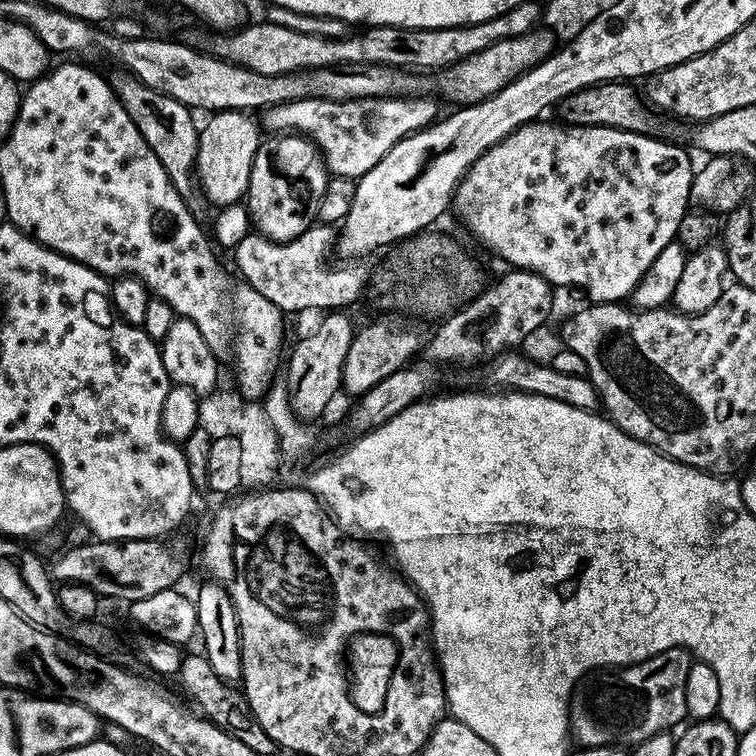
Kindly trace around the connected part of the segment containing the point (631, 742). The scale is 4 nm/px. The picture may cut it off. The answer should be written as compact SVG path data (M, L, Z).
M671 648L637 664L589 674L568 698L568 731L579 747L635 746L656 732L671 729L686 716L686 674L694 663L687 648Z

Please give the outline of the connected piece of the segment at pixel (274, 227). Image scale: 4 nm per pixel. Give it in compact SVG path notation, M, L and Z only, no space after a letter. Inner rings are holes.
M281 132L261 139L254 154L246 193L255 231L273 242L297 240L307 228L317 223L329 175L324 155L312 137L299 132Z

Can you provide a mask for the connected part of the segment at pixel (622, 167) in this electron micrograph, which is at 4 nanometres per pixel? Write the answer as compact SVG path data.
M533 122L530 124L523 124L520 128L516 128L513 132L510 133L506 138L502 138L494 147L490 150L486 150L482 155L478 157L475 162L468 167L468 172L463 178L460 179L460 185L456 187L456 195L452 197L451 207L456 208L458 215L464 219L464 224L493 252L496 256L501 256L502 259L508 263L508 266L511 266L513 269L525 268L528 272L537 272L542 278L546 278L548 283L555 286L557 289L560 288L581 288L589 297L587 298L592 302L620 302L625 298L631 297L632 292L638 286L638 282L646 274L646 270L650 270L650 266L654 262L654 258L658 258L658 254L661 253L662 248L668 243L675 241L677 239L677 232L679 230L679 223L682 220L684 214L689 211L690 201L688 195L692 189L692 178L694 175L694 163L679 148L676 144L667 144L664 140L656 140L655 135L645 134L642 132L627 132L621 128L606 128L603 126L568 126L564 128L559 128L556 124L544 124L545 122Z

